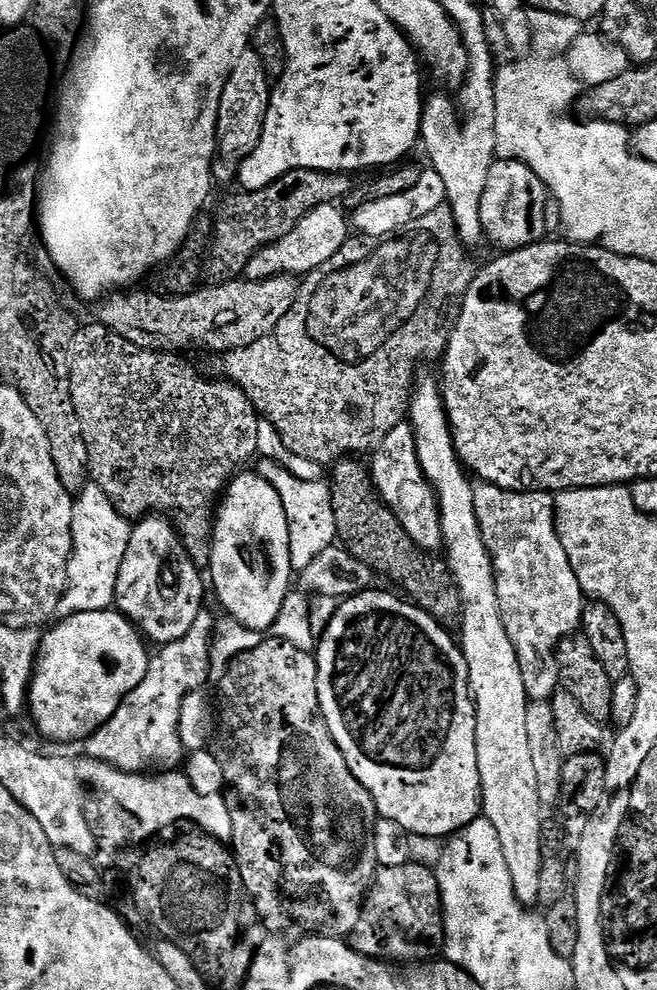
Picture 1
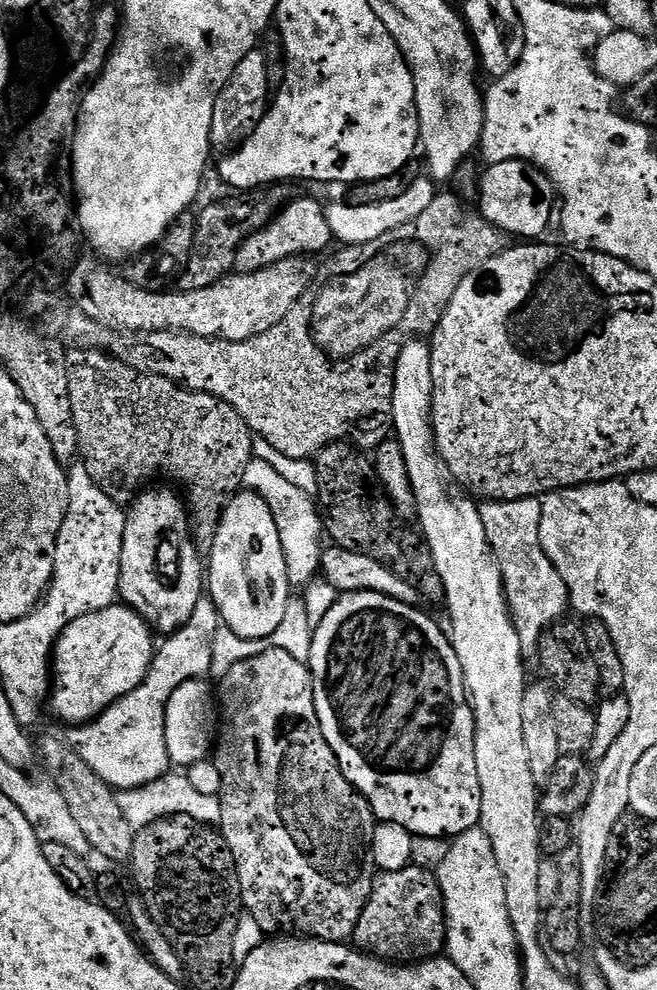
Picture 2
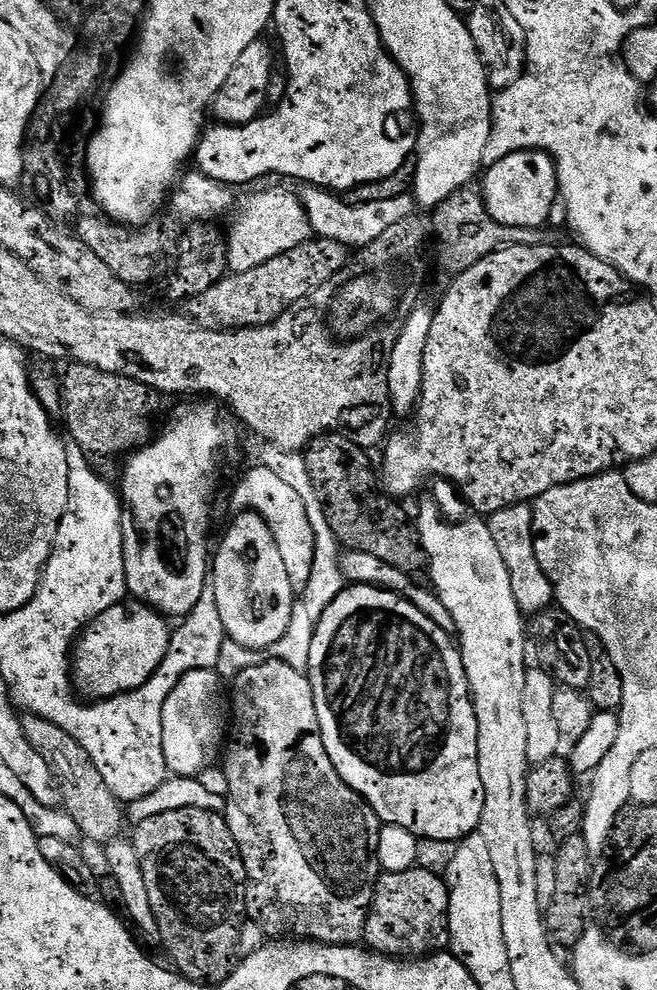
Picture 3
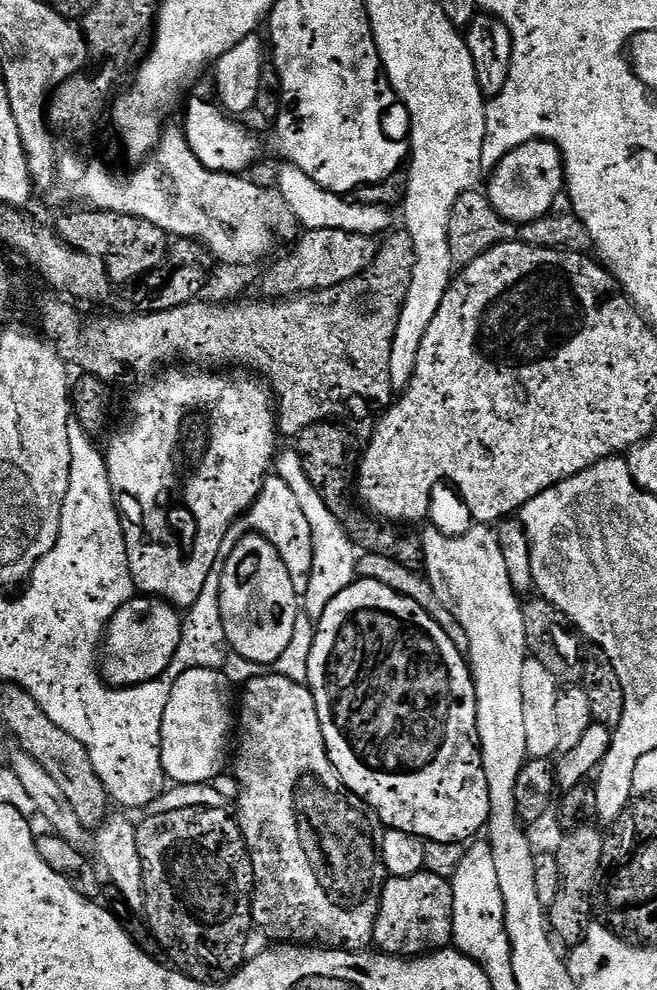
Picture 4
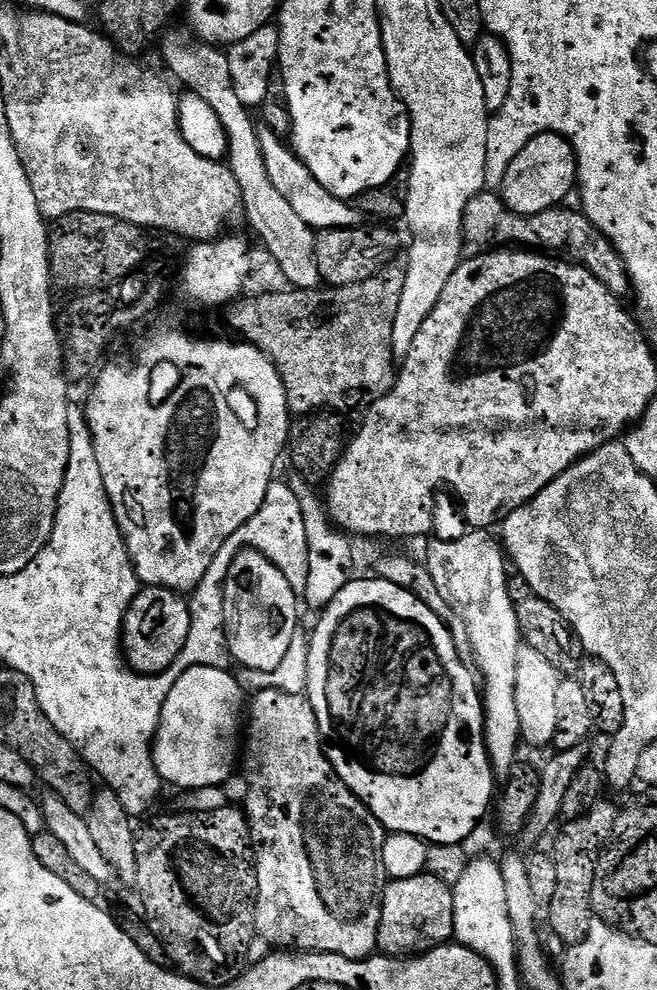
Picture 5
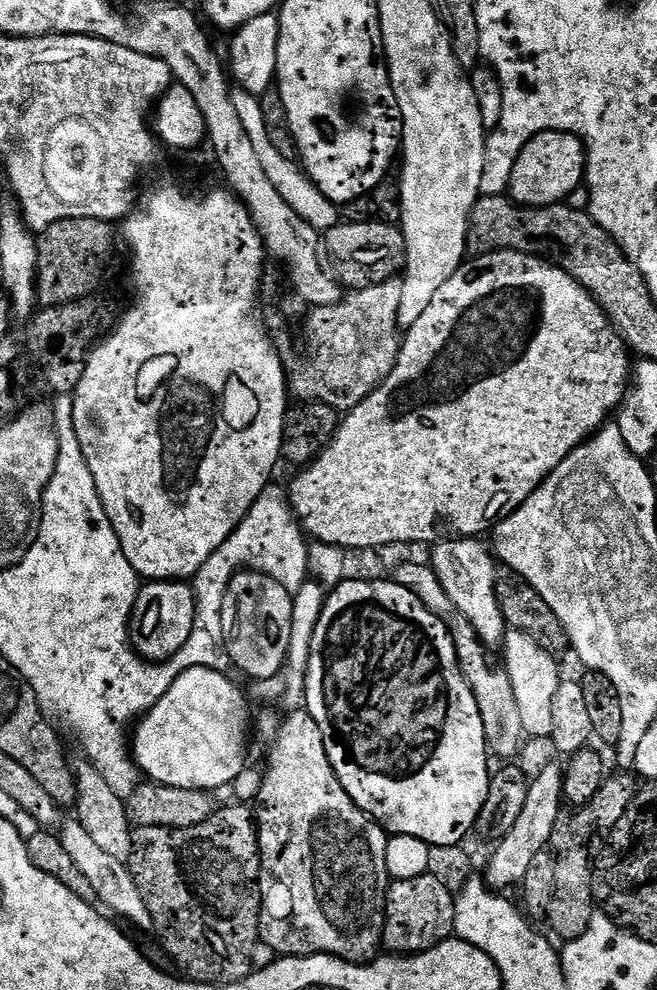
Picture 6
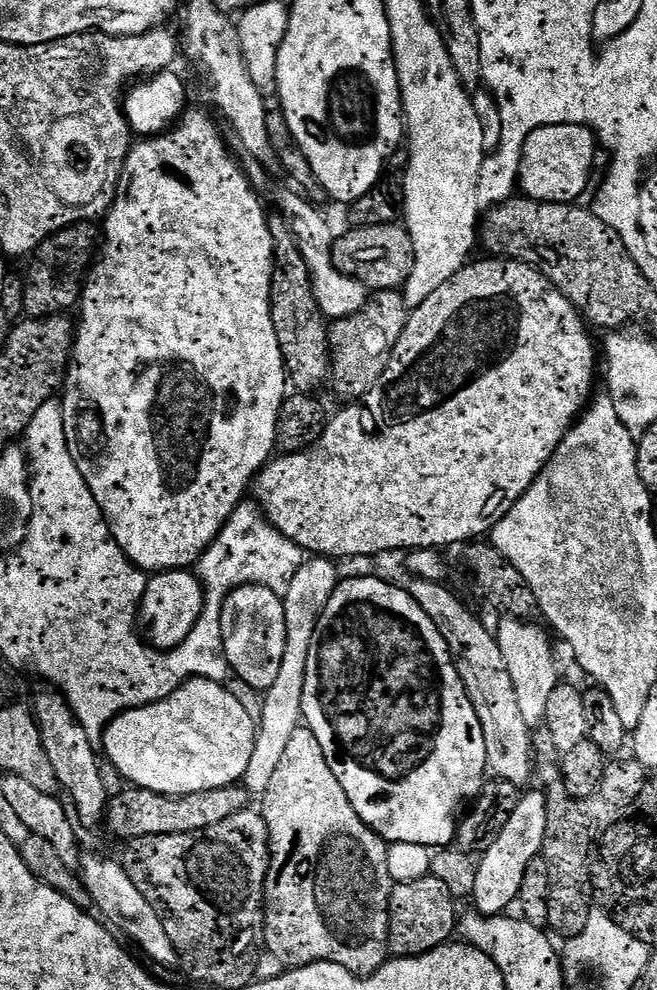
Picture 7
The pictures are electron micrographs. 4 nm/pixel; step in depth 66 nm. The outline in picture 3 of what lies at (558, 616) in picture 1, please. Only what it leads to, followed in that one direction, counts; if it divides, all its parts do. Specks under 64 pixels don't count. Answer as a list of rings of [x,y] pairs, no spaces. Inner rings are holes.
[[[515,504],[513,508],[503,508],[491,513],[486,523],[490,534],[494,534],[494,542],[498,542],[498,550],[502,553],[502,562],[506,562],[506,570],[510,570],[510,586],[514,590],[514,598],[521,613],[545,611],[553,603],[554,593],[552,583],[546,578],[542,566],[538,566],[536,537],[532,535],[531,507],[528,504]]]

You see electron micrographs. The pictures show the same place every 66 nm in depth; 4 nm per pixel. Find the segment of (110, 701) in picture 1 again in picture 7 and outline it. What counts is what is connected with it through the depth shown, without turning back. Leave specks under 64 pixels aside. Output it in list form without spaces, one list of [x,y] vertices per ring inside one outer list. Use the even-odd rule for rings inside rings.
[[[173,570],[149,575],[144,597],[140,599],[139,631],[154,648],[161,650],[177,648],[194,630],[203,612],[204,601],[205,587],[195,571]]]

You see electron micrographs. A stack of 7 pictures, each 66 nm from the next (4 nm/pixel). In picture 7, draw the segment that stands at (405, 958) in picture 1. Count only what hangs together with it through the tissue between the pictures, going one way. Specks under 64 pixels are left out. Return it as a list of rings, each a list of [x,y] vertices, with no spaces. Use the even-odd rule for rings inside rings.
[[[429,874],[418,882],[397,884],[388,899],[388,950],[393,957],[421,956],[440,948],[453,939],[458,928],[457,901],[453,899],[446,884]]]

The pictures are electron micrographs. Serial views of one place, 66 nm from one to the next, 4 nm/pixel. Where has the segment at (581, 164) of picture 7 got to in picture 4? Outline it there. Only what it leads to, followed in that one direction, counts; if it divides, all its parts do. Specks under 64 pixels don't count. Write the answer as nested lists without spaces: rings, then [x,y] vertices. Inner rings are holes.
[[[531,140],[510,150],[487,180],[486,195],[502,219],[511,224],[529,224],[549,215],[560,192],[562,196],[565,191],[564,156],[549,140]]]

